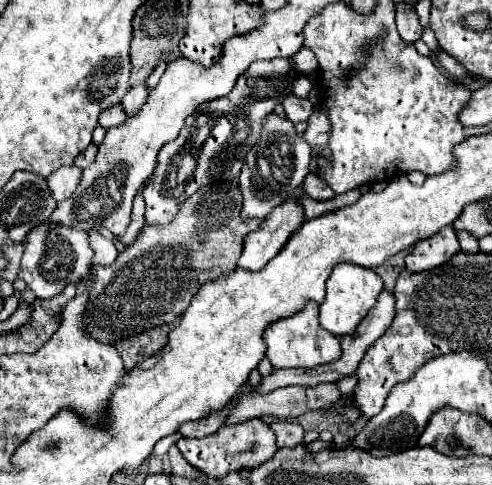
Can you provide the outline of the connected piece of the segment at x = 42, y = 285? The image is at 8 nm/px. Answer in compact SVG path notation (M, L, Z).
M40 224L32 232L28 232L28 244L24 248L22 256L22 266L20 266L20 278L26 280L28 288L38 296L38 298L52 298L62 292L62 288L68 282L78 282L84 272L90 268L92 260L92 248L88 246L88 232L78 232L76 228L64 228L64 224Z

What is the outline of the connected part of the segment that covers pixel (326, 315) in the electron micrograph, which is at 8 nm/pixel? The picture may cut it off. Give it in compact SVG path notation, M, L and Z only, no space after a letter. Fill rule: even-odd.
M336 264L326 284L326 298L320 304L320 326L332 332L334 336L352 334L360 324L360 320L376 304L376 298L382 292L382 288L384 288L384 282L374 270L356 266L356 264Z

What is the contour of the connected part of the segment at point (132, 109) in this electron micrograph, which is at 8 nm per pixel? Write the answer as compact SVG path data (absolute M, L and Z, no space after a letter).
M146 84L132 86L130 92L122 100L122 108L124 108L126 116L134 116L146 104L146 98L148 98L148 86Z

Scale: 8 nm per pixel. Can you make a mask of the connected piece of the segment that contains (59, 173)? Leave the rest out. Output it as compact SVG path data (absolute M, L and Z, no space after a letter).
M64 166L48 176L48 188L56 202L66 200L76 190L76 184L80 182L80 172L82 170L78 166Z

